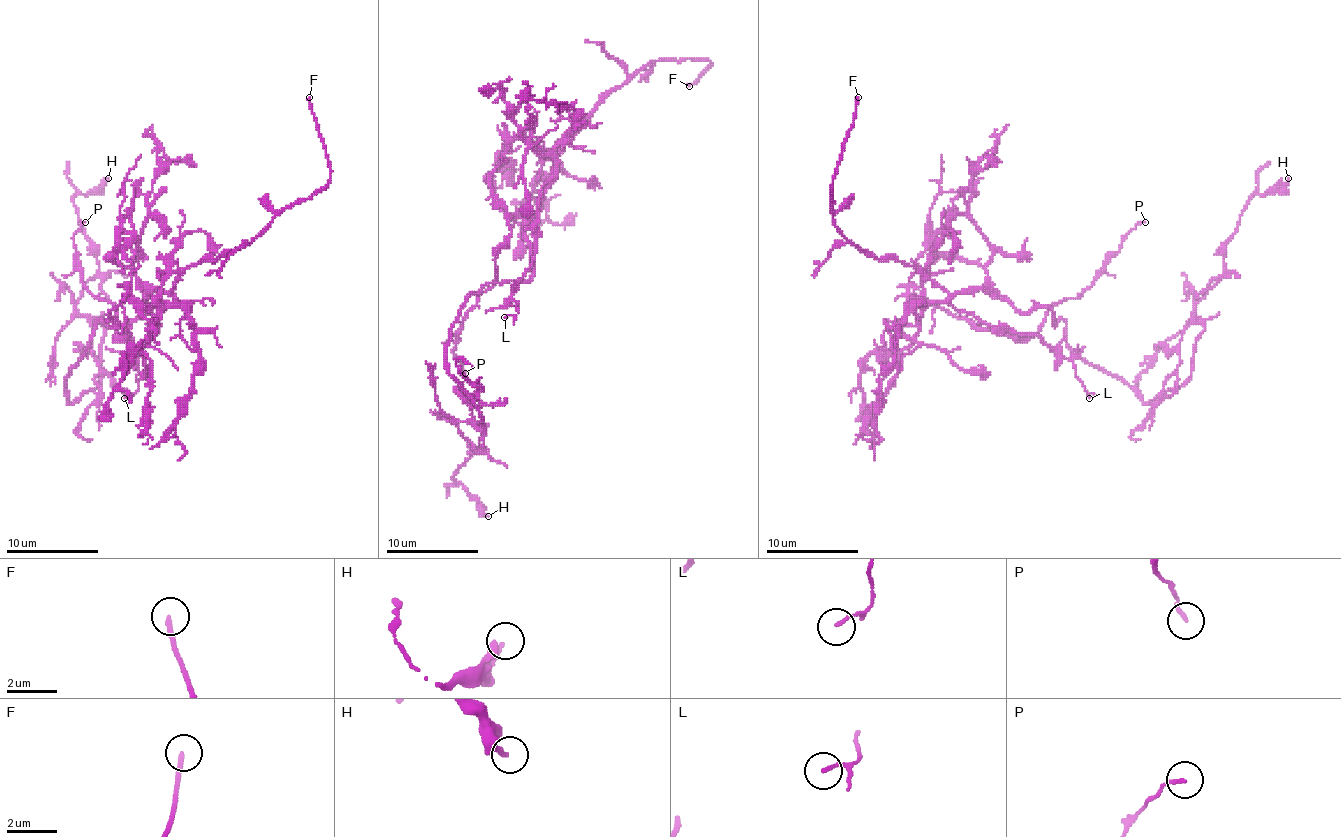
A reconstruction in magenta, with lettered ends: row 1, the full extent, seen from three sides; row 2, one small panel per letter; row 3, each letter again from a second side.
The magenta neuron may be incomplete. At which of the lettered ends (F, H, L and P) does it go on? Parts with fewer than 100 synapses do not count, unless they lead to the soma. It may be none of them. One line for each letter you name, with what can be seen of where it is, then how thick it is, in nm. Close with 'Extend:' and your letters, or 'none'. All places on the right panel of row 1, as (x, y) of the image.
F: at (858, 97); 190 nm thick
Extend: F

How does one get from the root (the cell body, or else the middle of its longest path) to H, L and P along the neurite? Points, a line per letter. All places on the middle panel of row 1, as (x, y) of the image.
H: (523, 280), (470, 294), (447, 345), (447, 370), (479, 391), (456, 424), (479, 451), (453, 477), (488, 516)
L: (523, 280), (532, 276), (525, 220), (553, 176), (537, 204), (532, 266), (511, 294), (518, 313), (504, 317)
P: (523, 280), (525, 220), (555, 162), (514, 139), (490, 176), (511, 234), (463, 320), (453, 357), (465, 373)

